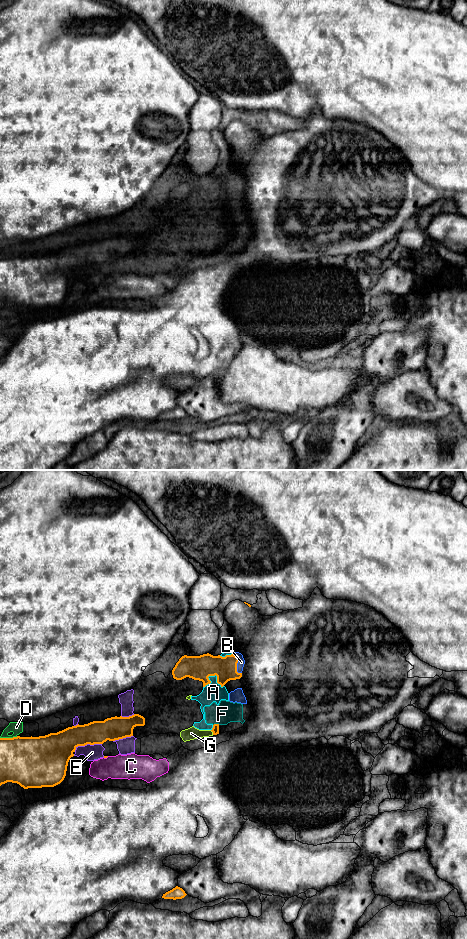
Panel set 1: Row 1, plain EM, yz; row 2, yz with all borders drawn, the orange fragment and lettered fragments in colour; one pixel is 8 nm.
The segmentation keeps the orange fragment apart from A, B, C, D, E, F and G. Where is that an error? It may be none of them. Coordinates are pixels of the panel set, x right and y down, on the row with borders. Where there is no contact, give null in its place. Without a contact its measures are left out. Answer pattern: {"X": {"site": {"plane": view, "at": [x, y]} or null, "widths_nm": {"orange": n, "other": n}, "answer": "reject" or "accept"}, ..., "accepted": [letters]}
{"A": {"site": {"plane": "yz", "at": [212, 675]}, "widths_nm": {"orange": 190, "other": 160}, "answer": "reject"}, "B": {"site": {"plane": "yz", "at": [236, 664]}, "widths_nm": {"orange": 190, "other": 60}, "answer": "reject"}, "C": {"site": {"plane": "yz", "at": [105, 757]}, "widths_nm": {"orange": 20, "other": 200}, "answer": "reject"}, "D": {"site": {"plane": "yz", "at": [8, 738]}, "widths_nm": {"orange": 400, "other": 100}, "answer": "reject"}, "E": {"site": {"plane": "yz", "at": [87, 743]}, "widths_nm": {"orange": 260, "other": 130}, "answer": "reject"}, "F": {"site": {"plane": "yz", "at": [216, 724]}, "widths_nm": {"orange": 60, "other": 170}, "answer": "reject"}, "G": {"site": {"plane": "yz", "at": [212, 731]}, "widths_nm": {"orange": 60, "other": 100}, "answer": "reject"}, "accepted": []}

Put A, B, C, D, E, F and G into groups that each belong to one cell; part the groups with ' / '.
A B D E F G / C

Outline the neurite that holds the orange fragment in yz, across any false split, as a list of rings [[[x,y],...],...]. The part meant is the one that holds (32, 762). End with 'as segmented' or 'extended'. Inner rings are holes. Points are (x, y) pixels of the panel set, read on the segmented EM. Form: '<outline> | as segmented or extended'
[[[134,714],[129,717],[115,716],[104,721],[78,724],[45,736],[0,738],[0,786],[12,782],[24,789],[54,787],[64,780],[68,762],[78,746],[103,744],[107,740],[131,737],[136,726],[144,725],[145,718]]] | as segmented

